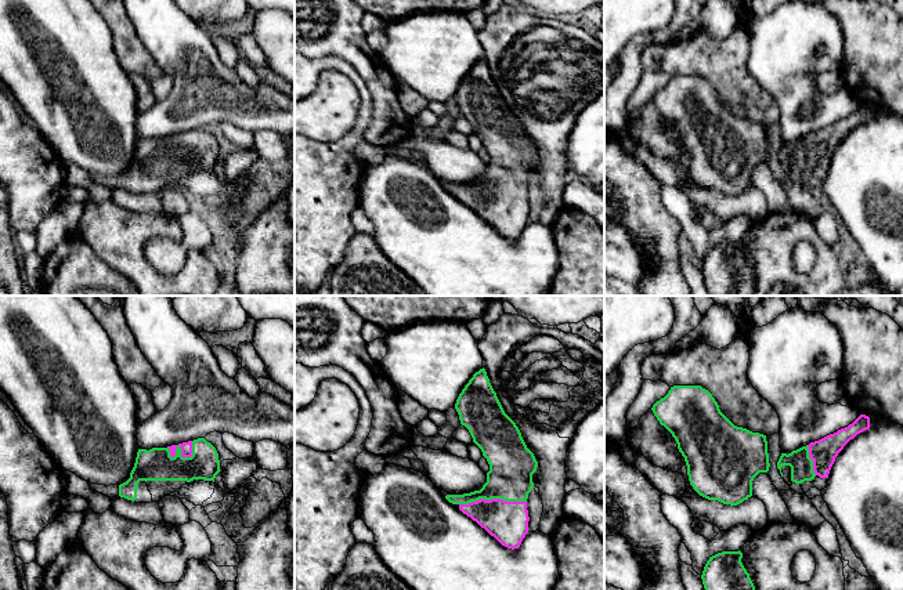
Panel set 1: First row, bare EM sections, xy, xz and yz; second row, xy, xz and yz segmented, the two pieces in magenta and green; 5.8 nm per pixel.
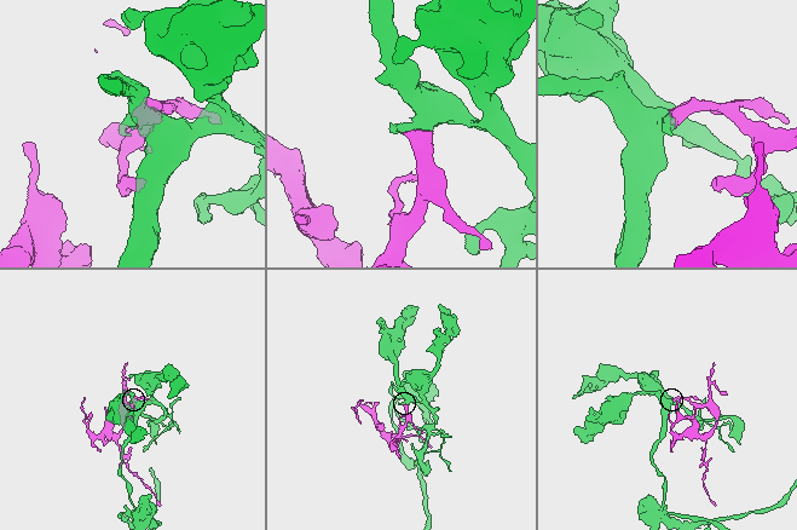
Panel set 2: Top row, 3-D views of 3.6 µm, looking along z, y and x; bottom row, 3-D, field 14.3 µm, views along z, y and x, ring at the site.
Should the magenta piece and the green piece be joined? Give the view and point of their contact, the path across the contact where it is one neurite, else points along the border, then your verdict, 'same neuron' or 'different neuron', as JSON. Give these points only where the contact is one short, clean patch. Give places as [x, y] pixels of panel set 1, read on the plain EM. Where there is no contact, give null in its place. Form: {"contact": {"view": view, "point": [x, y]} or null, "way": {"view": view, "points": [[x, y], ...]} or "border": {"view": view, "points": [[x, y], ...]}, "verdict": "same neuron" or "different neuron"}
{"contact": {"view": "xz", "point": [492, 189]}, "way": {"view": "xz", "points": [[508, 212], [492, 189], [508, 174], [512, 155]]}, "verdict": "same neuron"}

